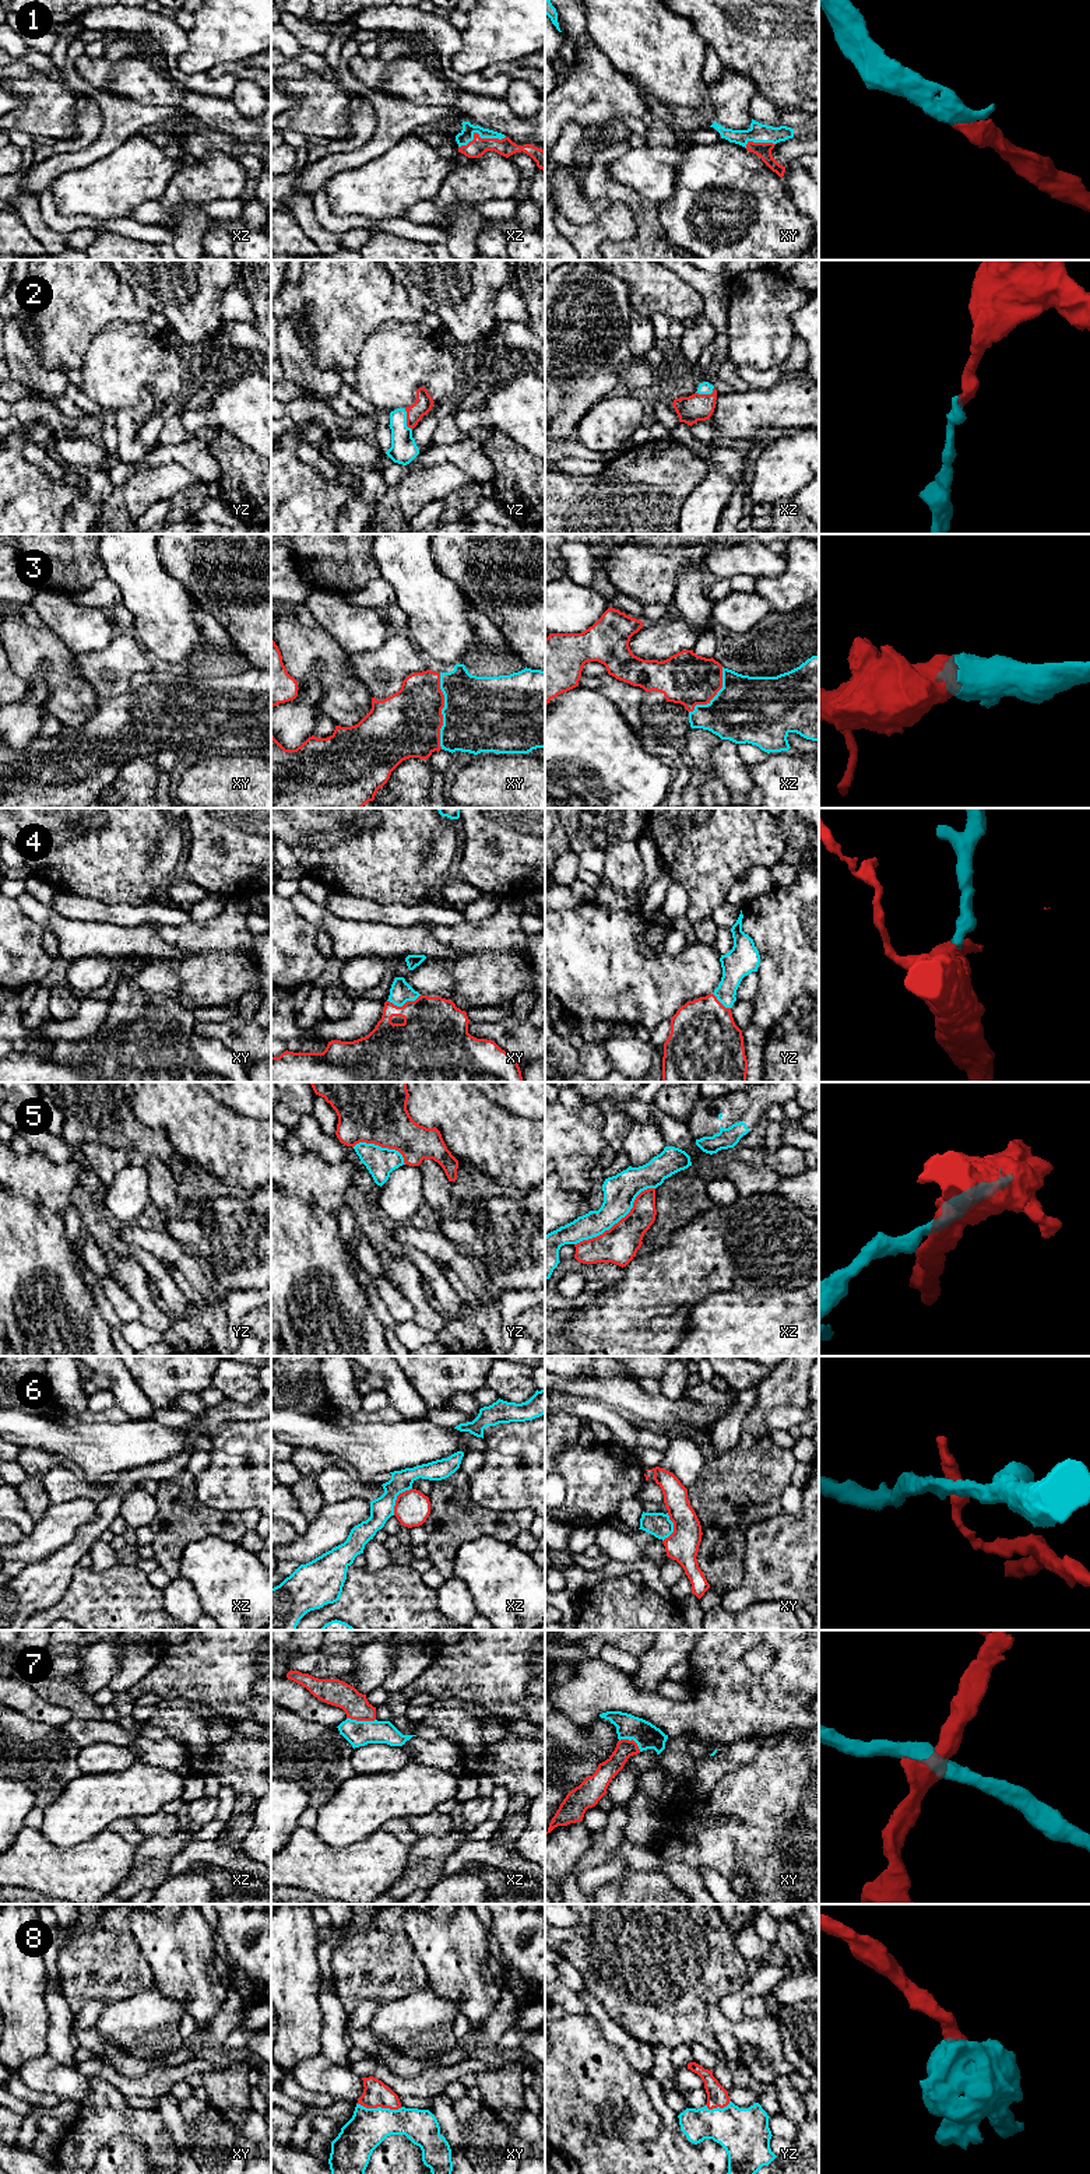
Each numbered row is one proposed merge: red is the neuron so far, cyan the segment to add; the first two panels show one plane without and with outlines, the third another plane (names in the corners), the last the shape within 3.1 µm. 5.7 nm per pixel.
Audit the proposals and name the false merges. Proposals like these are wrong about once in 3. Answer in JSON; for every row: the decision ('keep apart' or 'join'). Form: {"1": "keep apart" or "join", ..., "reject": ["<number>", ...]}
{"1": "join", "2": "join", "3": "join", "4": "join", "5": "keep apart", "6": "keep apart", "7": "keep apart", "8": "join", "reject": ["5", "6", "7"]}

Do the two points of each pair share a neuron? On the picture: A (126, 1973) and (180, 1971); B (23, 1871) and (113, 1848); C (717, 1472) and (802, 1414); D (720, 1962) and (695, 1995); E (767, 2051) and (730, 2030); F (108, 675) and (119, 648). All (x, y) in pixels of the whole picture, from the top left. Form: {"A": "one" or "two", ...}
{"A": "two", "B": "one", "C": "two", "D": "one", "E": "one", "F": "one"}

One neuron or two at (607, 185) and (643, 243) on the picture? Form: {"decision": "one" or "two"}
{"decision": "one"}

